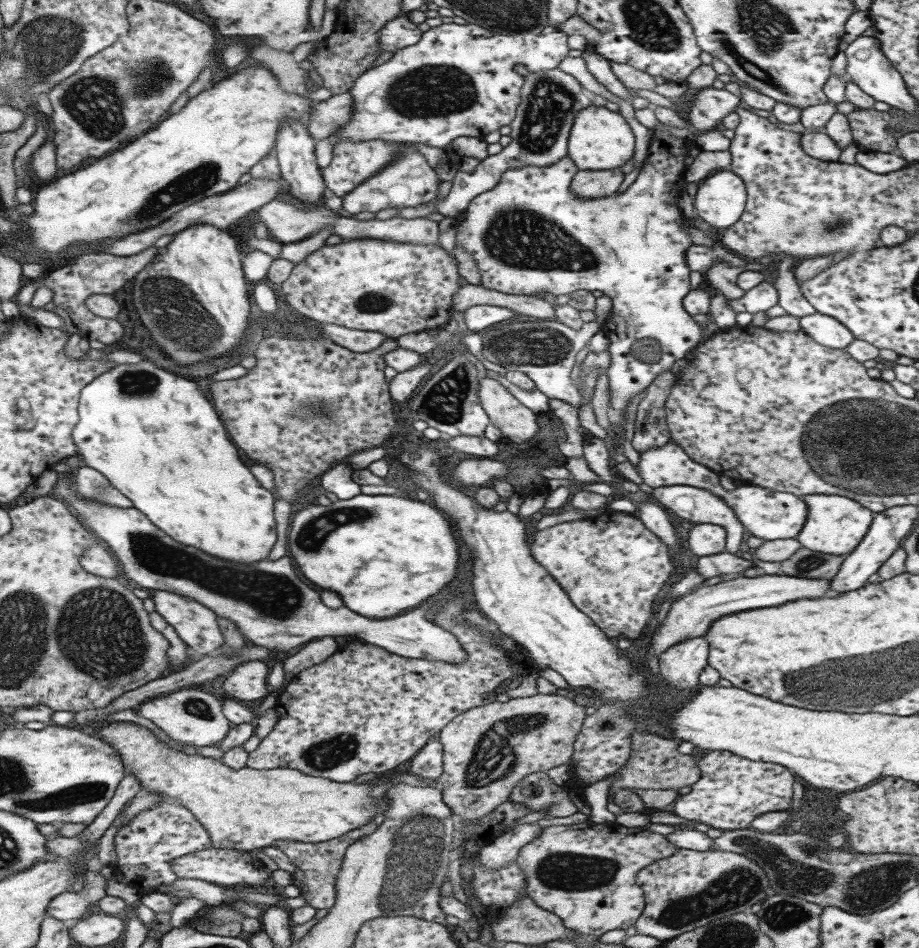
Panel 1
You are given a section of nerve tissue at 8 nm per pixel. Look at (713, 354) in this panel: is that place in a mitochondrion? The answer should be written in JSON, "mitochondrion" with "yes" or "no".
{"mitochondrion":"no"}

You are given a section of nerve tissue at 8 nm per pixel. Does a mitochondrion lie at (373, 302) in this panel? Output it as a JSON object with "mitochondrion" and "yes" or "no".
{"mitochondrion":"yes"}

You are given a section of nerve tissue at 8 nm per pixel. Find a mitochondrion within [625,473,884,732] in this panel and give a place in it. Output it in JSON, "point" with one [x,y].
{"point":[809,563]}

